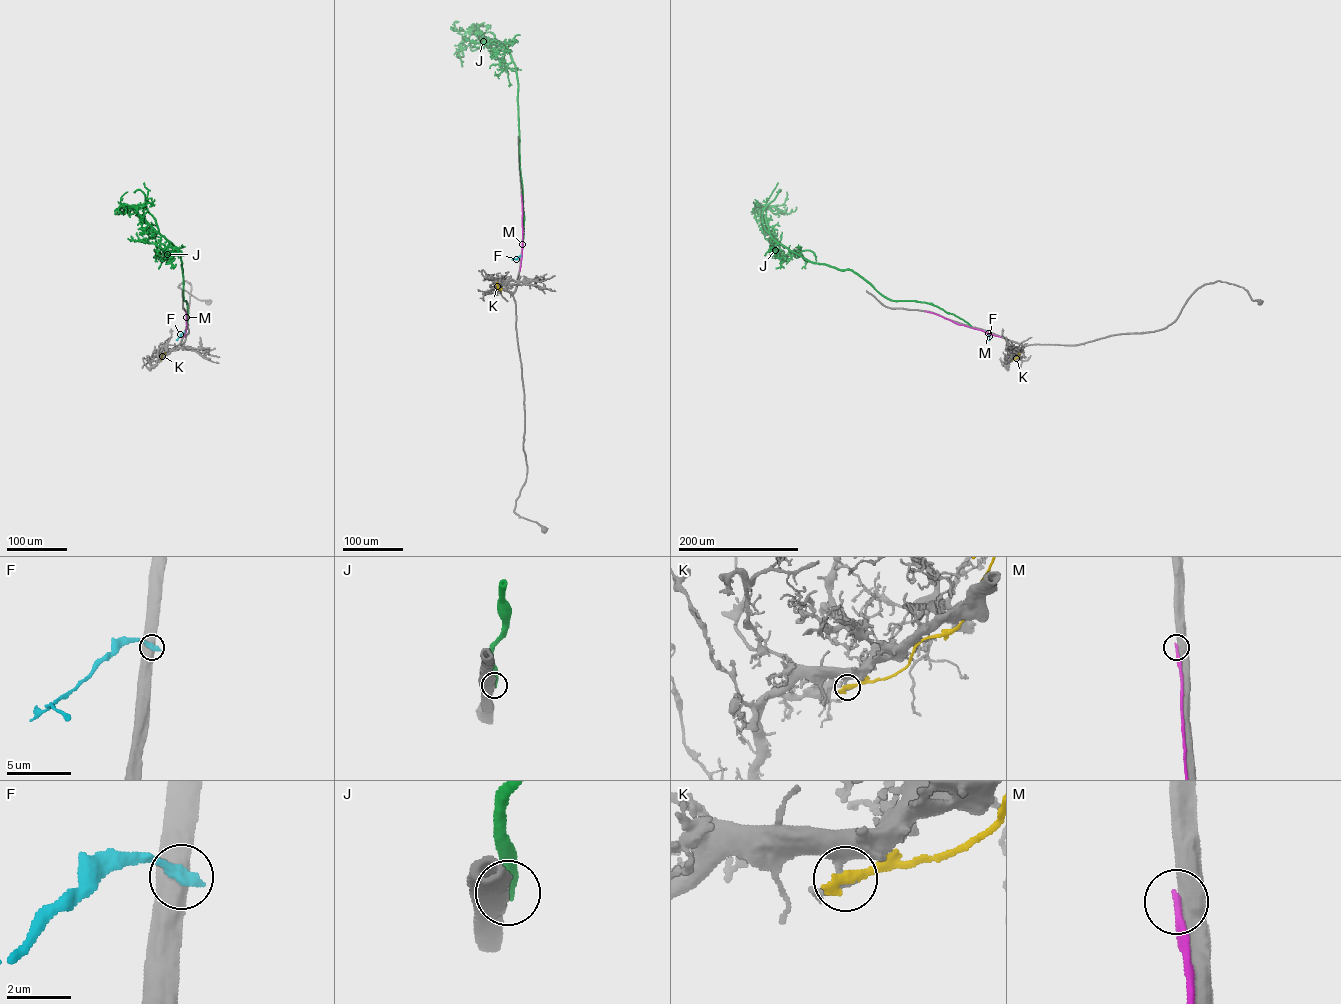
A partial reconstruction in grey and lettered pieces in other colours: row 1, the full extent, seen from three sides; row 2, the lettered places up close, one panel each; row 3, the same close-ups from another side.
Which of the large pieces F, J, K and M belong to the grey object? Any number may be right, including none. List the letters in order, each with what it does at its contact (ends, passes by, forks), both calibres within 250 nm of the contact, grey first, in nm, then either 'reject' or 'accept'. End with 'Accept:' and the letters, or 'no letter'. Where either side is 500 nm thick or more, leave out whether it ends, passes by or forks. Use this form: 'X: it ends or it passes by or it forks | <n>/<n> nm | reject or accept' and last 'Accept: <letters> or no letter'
F: 550/400 nm | reject
J: 550/440 nm | reject
K: it ends | 320/280 nm | reject
M: 550/260 nm | reject
Accept: no letter

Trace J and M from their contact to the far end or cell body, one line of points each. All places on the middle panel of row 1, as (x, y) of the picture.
J: (523, 241), (515, 66), (500, 42), (472, 29), (465, 34), (458, 55), (462, 66)
M: (521, 195), (520, 270)

